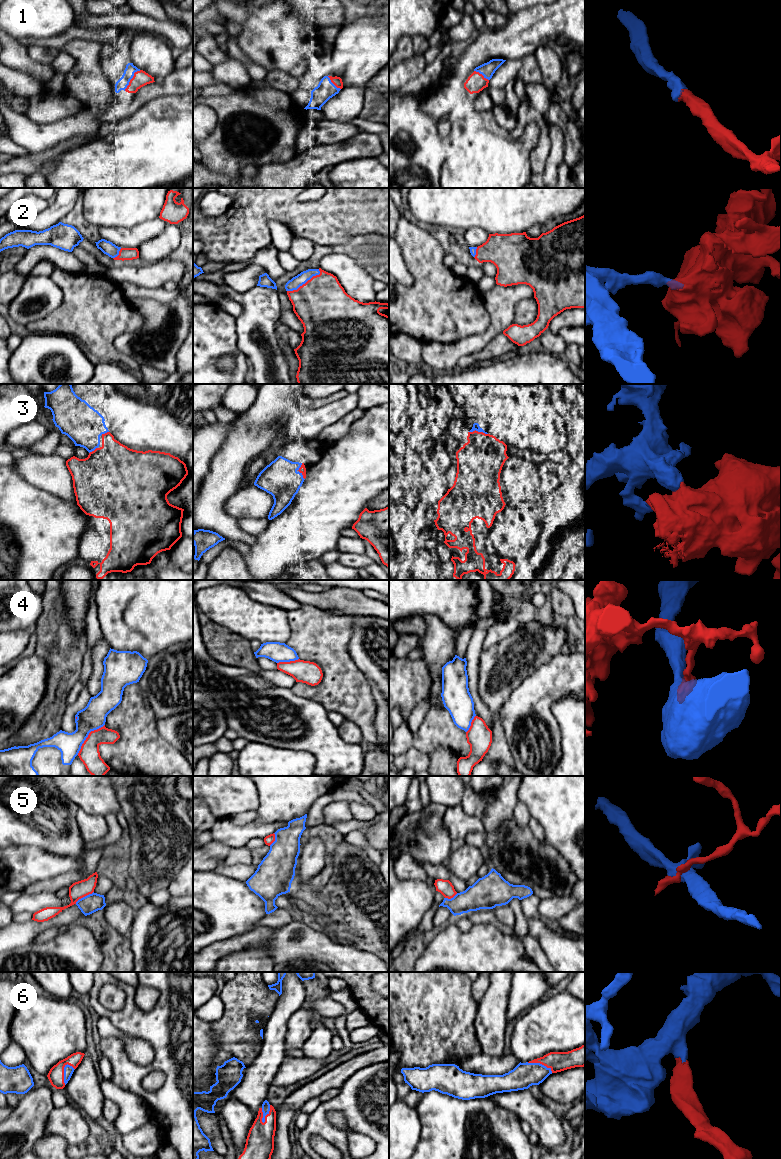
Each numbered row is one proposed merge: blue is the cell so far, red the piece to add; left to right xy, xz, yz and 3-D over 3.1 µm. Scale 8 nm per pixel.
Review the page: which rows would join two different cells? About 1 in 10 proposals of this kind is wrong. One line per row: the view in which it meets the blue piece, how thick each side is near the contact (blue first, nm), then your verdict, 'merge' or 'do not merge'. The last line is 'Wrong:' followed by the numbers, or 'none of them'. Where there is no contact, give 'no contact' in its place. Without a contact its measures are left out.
1: meets blue in xy; 90 nm thick on the blue side, 120 nm on the other; merge
2: meets blue in xz; 90 nm thick on the blue side, 440 nm on the other; merge
3: meets blue in yz; 50 nm thick on the blue side, 360 nm on the other; merge
4: meets blue in xy; 200 nm thick on the blue side, 170 nm on the other; do not merge
5: meets blue in xy; 150 nm thick on the blue side, 140 nm on the other; do not merge
6: meets blue in xz; 60 nm thick on the blue side, 220 nm on the other; merge
Wrong: 4, 5

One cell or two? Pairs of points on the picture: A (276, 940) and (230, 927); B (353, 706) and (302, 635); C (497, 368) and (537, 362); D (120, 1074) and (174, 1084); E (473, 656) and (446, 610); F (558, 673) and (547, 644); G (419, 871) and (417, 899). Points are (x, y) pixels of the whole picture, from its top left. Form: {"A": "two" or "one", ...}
{"A": "two", "B": "one", "C": "one", "D": "one", "E": "two", "F": "two", "G": "two"}

